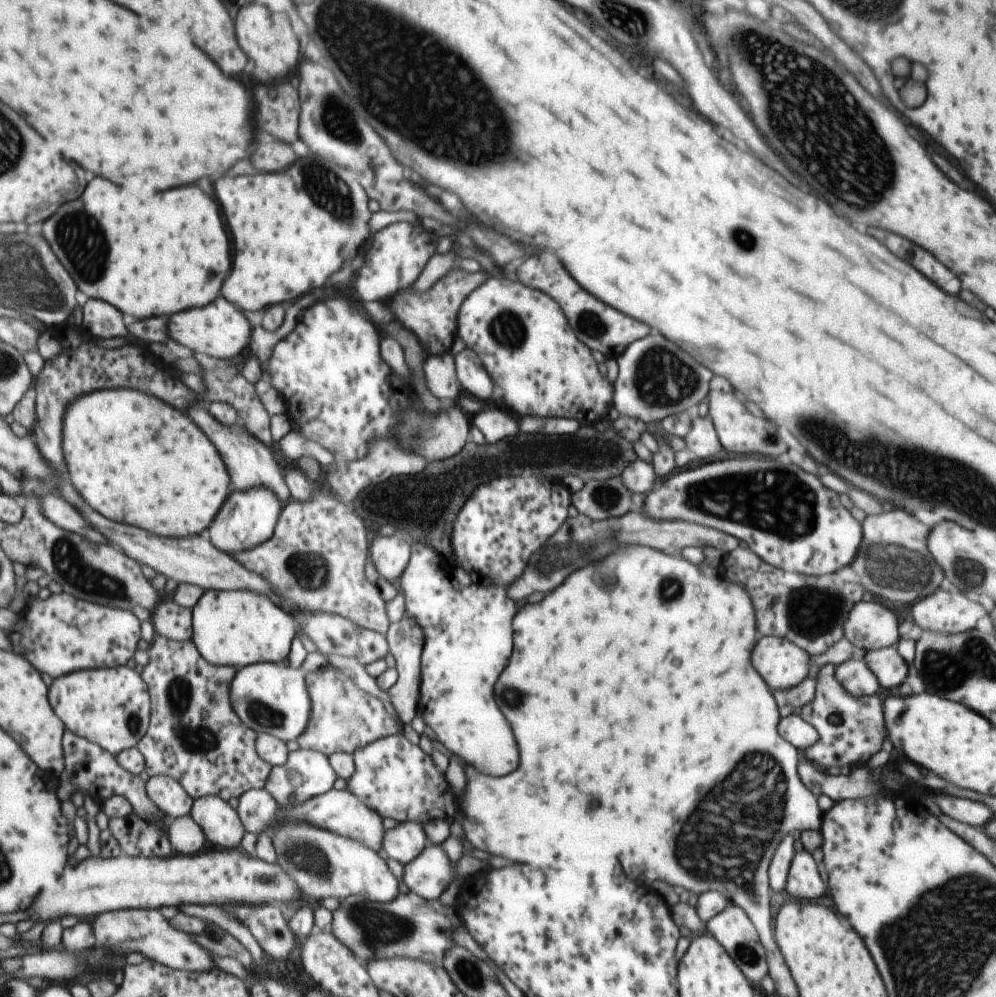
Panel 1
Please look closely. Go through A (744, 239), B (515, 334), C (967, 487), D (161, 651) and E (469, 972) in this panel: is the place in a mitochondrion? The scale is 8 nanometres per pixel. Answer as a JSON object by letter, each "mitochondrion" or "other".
{"A":"mitochondrion","B":"mitochondrion","C":"mitochondrion","D":"other","E":"mitochondrion"}

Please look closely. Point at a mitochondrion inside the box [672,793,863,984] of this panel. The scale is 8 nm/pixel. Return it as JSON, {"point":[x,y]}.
{"point":[747,955]}

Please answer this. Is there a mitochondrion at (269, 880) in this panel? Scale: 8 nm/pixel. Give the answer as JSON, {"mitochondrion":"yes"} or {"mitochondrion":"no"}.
{"mitochondrion":"yes"}

